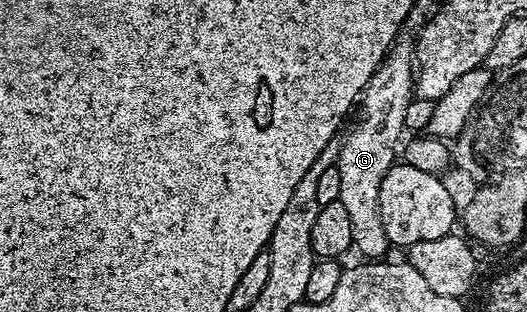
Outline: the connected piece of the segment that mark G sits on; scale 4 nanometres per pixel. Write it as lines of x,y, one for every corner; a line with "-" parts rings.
399,39
390,46
389,53
378,64
378,70
372,75
372,79
366,85
360,98
362,114
358,122
350,129
346,138
341,138
338,146
338,160
336,162
340,171
340,195
338,201
344,203
348,210
348,216
352,218
352,239
354,249
362,252
366,259
382,259
387,256
386,249
391,248
388,235
384,231
384,219
380,215
380,183
384,183
384,175
396,164
394,148
399,145
404,137
404,111
408,111
408,103
416,89
416,49
405,39

